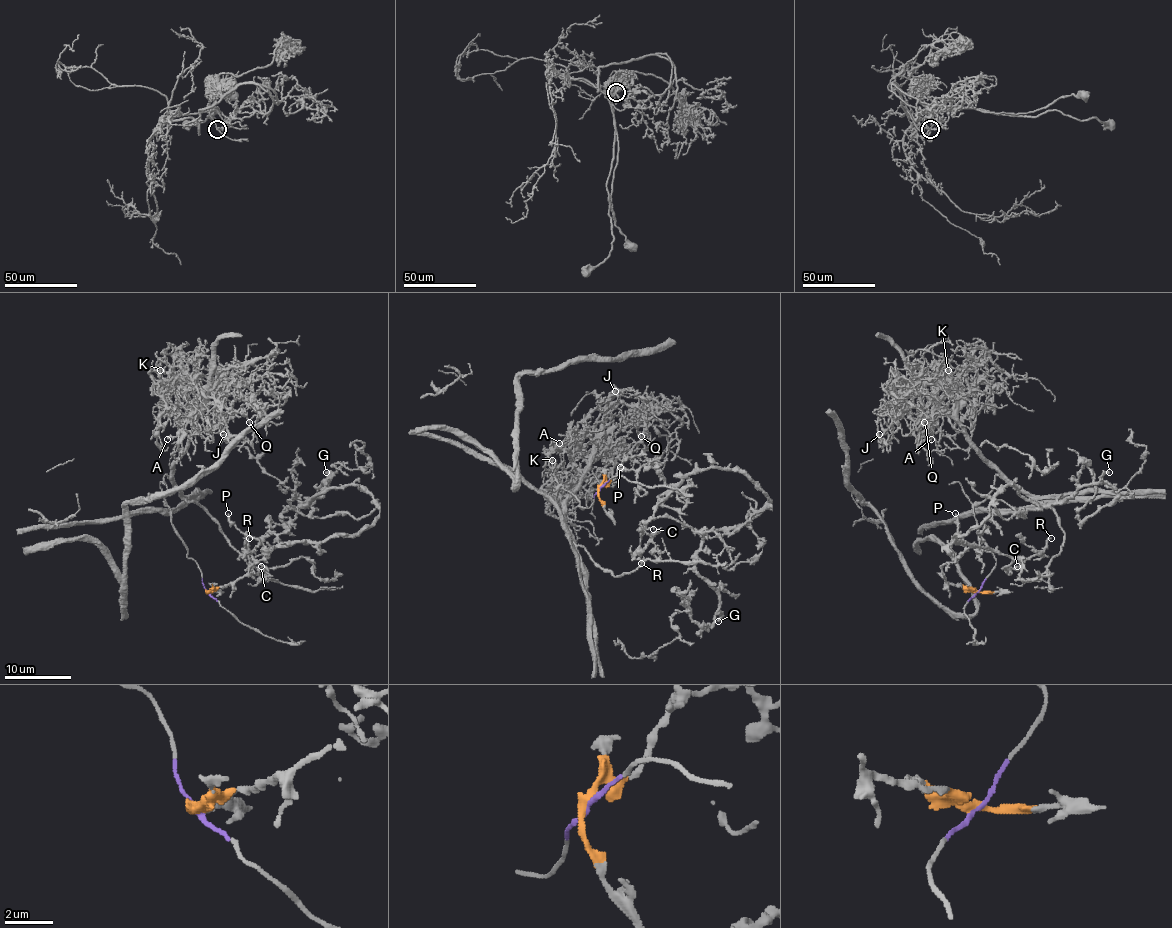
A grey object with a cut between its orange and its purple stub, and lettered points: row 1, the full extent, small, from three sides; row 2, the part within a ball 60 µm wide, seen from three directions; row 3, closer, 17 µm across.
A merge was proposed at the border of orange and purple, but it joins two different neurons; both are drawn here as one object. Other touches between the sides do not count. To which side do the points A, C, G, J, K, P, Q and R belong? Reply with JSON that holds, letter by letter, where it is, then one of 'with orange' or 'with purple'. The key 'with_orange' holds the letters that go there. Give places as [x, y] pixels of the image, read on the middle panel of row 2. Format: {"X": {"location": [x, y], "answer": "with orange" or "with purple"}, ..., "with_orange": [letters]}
{"A": {"location": [559, 443], "answer": "with purple"}, "C": {"location": [653, 529], "answer": "with orange"}, "G": {"location": [718, 621], "answer": "with orange"}, "J": {"location": [615, 391], "answer": "with purple"}, "K": {"location": [552, 460], "answer": "with purple"}, "P": {"location": [620, 467], "answer": "with orange"}, "Q": {"location": [641, 436], "answer": "with purple"}, "R": {"location": [641, 563], "answer": "with orange"}, "with_orange": ["C", "G", "P", "R"]}

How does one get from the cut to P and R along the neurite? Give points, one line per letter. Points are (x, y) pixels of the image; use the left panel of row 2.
P: (207, 591), (240, 580), (265, 553), (265, 548), (243, 533), (228, 513)
R: (207, 591), (231, 585), (253, 563), (275, 546), (280, 546), (271, 546), (250, 558), (250, 538)

